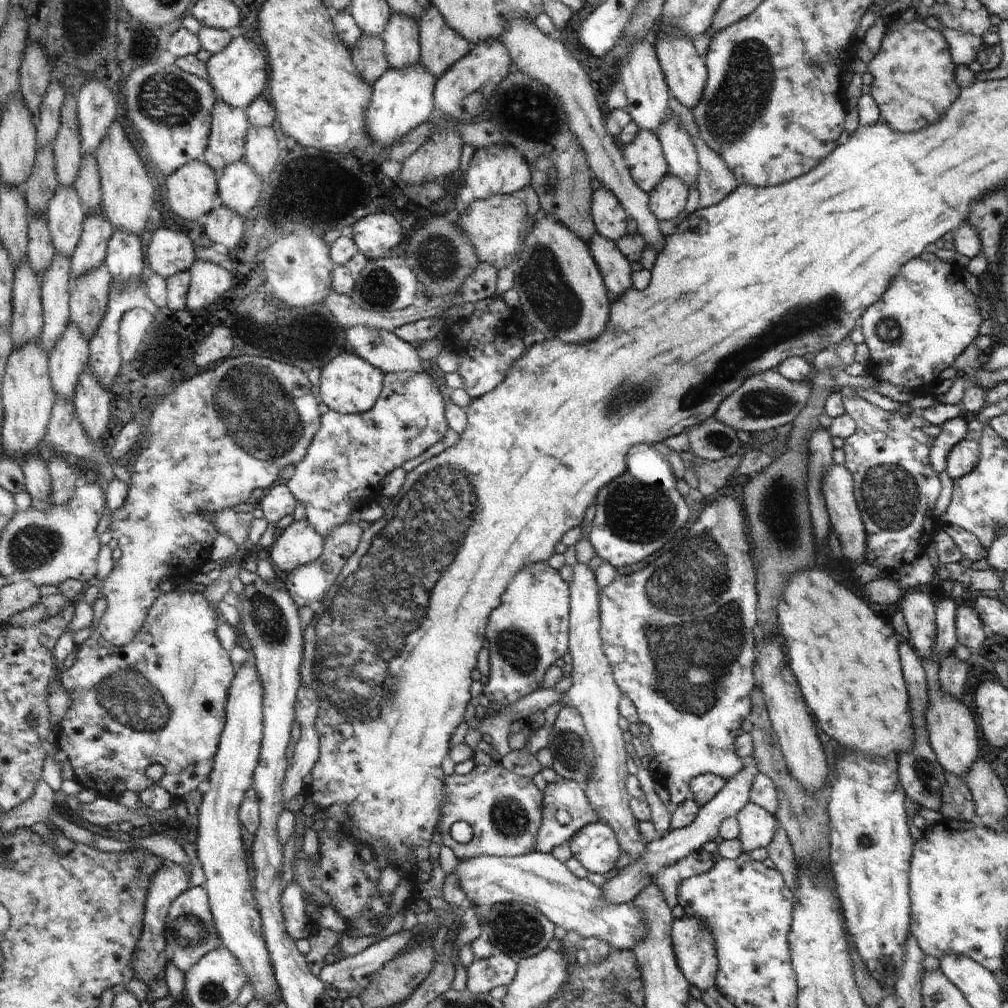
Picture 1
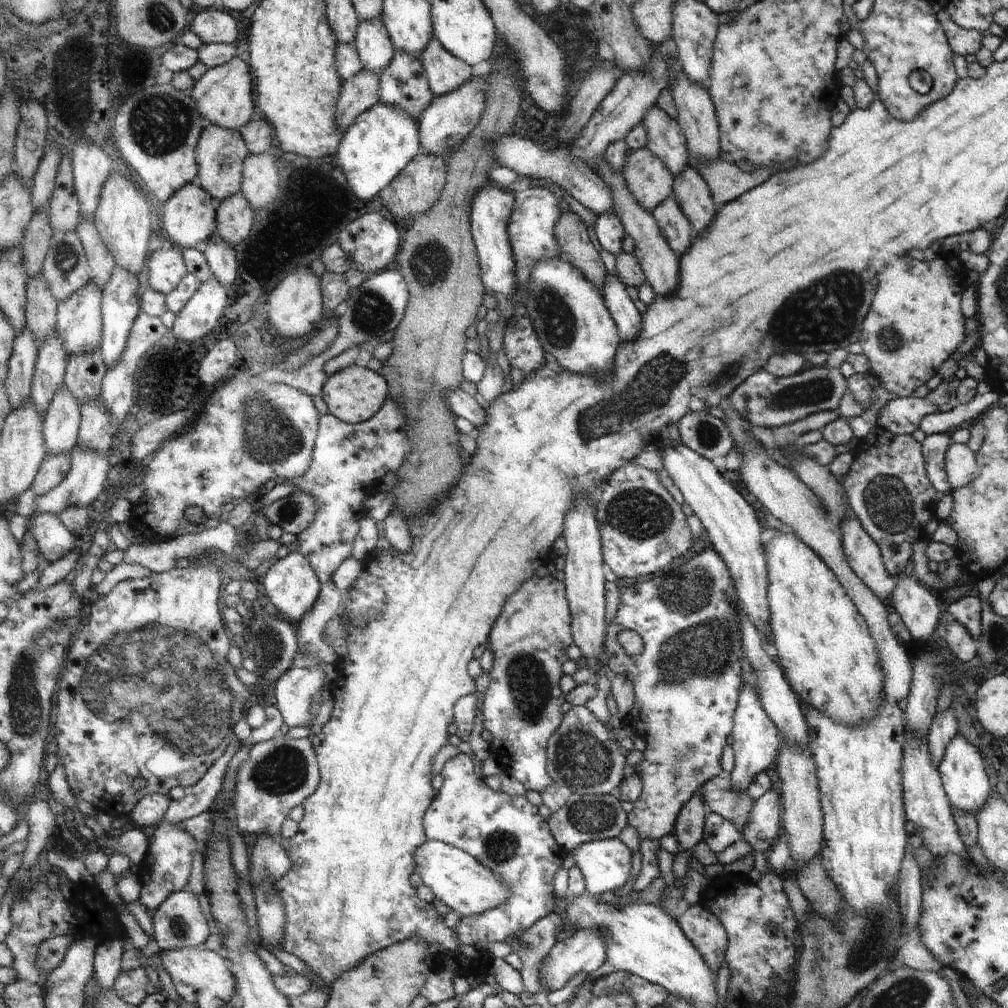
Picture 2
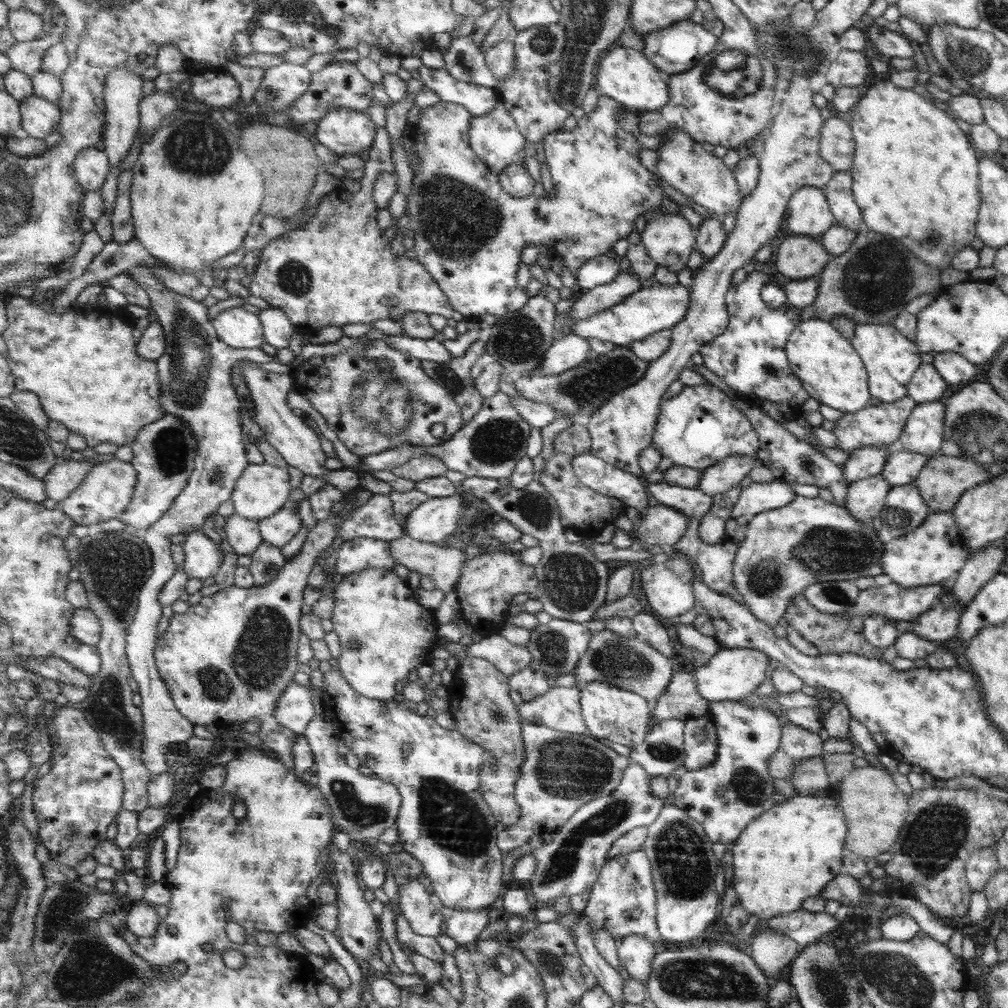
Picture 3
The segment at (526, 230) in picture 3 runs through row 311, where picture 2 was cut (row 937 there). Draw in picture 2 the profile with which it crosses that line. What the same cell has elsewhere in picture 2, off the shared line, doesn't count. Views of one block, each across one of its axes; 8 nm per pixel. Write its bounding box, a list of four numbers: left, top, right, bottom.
[420,753,569,1004]

